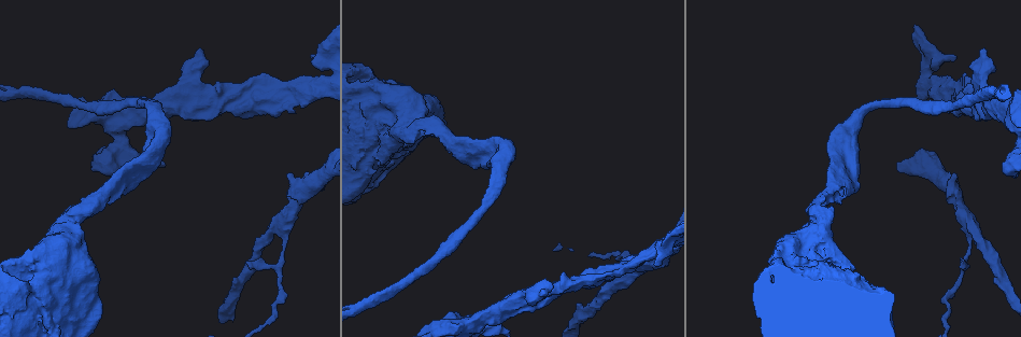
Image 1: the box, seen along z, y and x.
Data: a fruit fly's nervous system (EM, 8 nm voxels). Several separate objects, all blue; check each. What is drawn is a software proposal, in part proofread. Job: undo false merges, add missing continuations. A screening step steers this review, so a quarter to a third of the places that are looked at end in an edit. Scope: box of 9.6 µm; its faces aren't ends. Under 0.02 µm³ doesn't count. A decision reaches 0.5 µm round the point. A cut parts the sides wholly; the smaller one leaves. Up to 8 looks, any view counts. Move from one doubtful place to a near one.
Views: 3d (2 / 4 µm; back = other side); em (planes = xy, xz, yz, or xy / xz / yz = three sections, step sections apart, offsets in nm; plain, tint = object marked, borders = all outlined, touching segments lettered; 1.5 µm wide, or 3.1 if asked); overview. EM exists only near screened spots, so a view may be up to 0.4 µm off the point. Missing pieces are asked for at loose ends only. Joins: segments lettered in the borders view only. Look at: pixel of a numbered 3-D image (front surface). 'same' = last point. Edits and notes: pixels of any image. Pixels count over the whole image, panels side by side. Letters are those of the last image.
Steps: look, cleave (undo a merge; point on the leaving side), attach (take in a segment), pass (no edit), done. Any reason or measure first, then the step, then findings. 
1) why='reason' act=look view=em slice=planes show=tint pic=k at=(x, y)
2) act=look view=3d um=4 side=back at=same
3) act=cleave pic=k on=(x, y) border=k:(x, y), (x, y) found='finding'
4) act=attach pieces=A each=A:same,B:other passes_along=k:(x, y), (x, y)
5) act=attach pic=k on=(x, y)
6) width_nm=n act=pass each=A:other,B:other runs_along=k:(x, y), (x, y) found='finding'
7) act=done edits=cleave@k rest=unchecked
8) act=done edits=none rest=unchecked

why='stops while still wide' act=look view=3d um=4 pic=1 at=(211, 84)

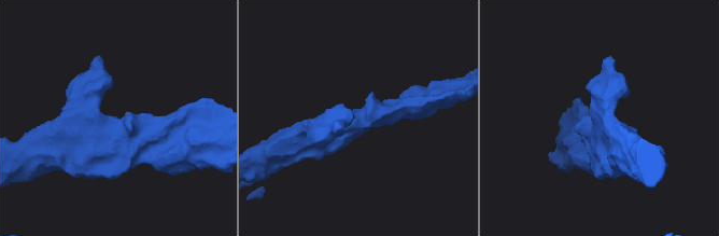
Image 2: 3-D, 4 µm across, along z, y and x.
act=look view=em slice=yz step=8 show=borders pic=2 at=(114, 118)

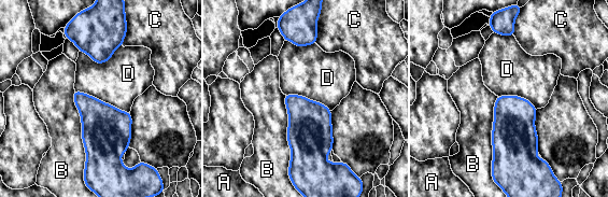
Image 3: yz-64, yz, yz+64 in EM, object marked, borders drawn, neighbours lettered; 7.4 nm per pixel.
act=look view=em slice=xz step=8 show=borders at=same

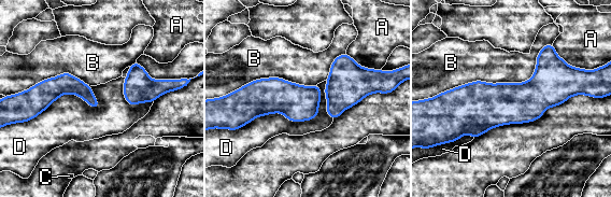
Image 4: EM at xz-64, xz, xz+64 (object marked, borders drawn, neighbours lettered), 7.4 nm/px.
act=pass each=A:other,B:other,C:other,D:other found='none of them fits'

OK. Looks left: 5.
why='an open end' act=look view=em slice=xy step=4 show=tint pic=1 at=(957, 177)

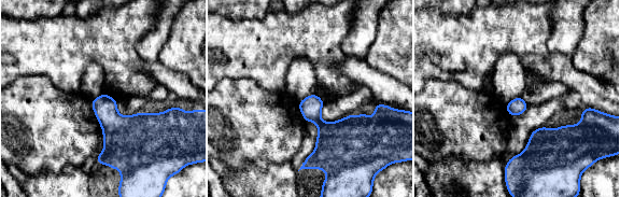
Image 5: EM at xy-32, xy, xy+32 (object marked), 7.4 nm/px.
why='another direction' act=look view=em slice=planes show=borders at=same

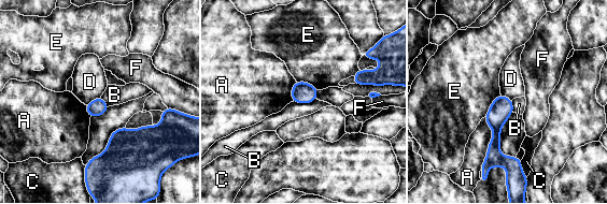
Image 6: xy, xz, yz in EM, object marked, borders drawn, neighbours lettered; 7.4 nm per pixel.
longest_contact=A:400nm act=pass each=A:other,B:other,C:other,D:other,E:other,F:other found='none of them fits'

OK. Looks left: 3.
act=look view=em slice=xz step=8 show=tint pic=1 at=(955, 55)

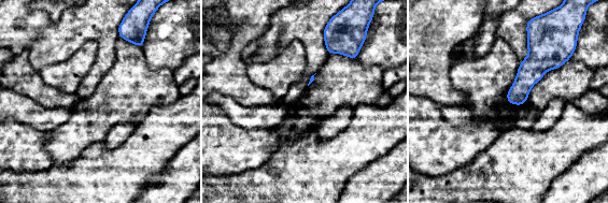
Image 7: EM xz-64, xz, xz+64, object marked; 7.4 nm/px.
why='another direction' act=look view=em slice=planes show=borders at=same

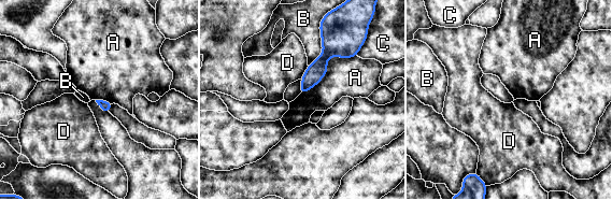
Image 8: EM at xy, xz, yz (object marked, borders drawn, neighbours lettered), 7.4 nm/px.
act=pass each=A:other,B:other,C:other,D:other found='no lettered segment goes on from it'

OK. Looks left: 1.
act=done edits=none rest=unchecked

